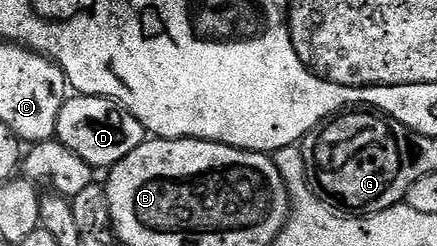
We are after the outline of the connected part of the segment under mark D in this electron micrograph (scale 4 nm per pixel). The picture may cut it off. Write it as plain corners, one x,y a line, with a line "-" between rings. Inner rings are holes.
71,95
60,110
56,138
72,154
84,158
95,170
109,170
148,139
146,127
133,114
107,96

